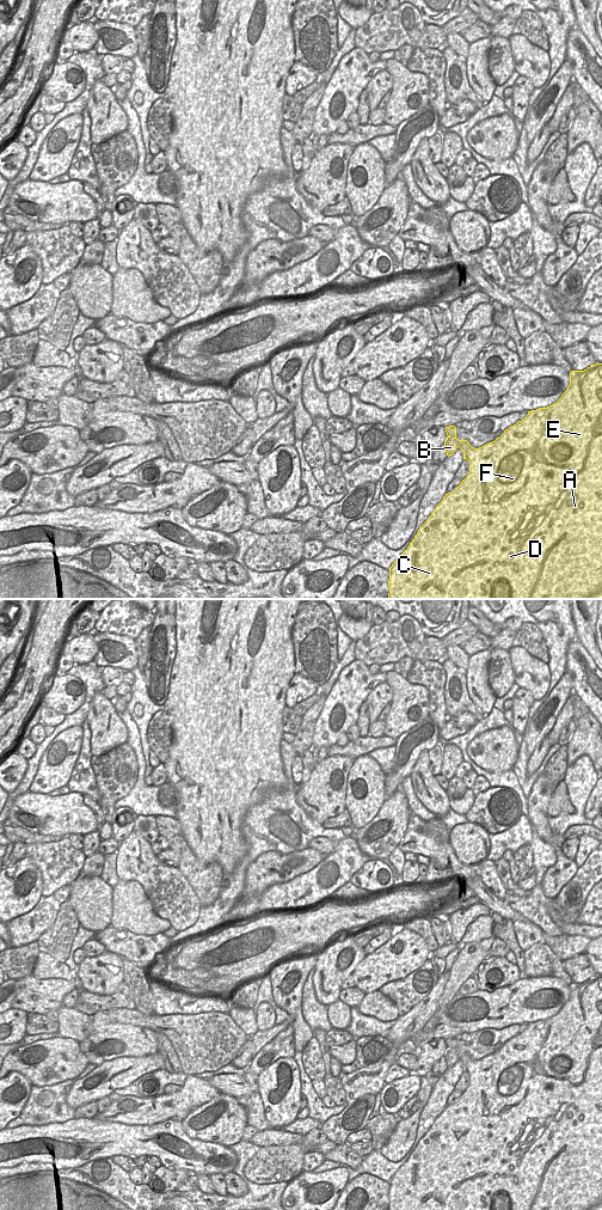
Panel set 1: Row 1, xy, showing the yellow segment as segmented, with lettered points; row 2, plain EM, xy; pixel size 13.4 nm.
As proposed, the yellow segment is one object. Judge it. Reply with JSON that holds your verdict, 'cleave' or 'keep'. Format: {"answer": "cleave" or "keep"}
{"answer": "keep"}

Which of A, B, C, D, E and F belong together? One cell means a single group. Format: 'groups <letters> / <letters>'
groups A B C D E F

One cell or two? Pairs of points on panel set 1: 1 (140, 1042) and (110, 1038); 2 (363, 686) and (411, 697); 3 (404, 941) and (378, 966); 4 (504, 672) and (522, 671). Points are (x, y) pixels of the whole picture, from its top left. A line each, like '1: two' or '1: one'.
1: one
2: two
3: one
4: two

